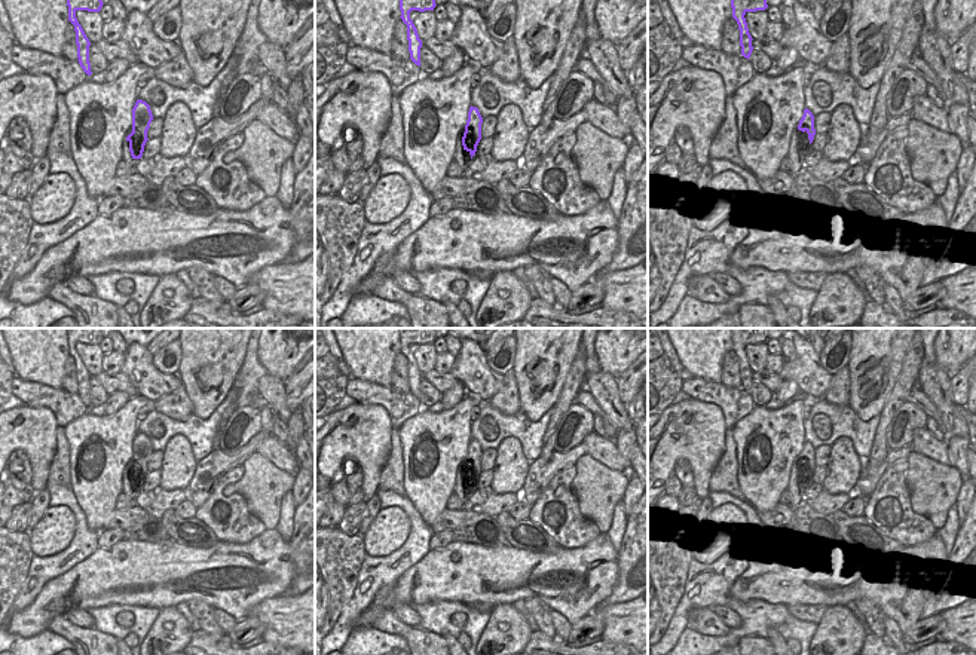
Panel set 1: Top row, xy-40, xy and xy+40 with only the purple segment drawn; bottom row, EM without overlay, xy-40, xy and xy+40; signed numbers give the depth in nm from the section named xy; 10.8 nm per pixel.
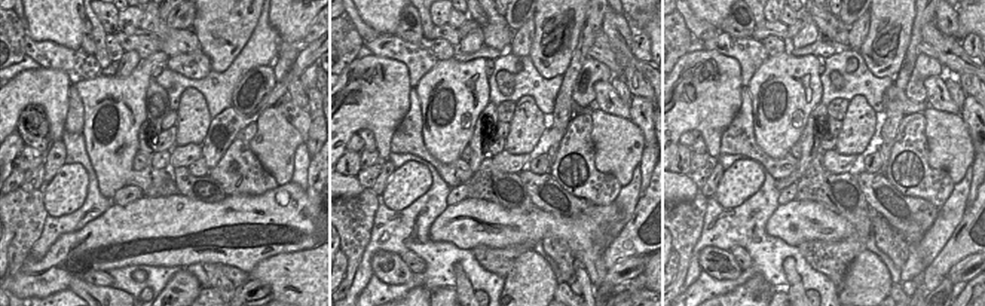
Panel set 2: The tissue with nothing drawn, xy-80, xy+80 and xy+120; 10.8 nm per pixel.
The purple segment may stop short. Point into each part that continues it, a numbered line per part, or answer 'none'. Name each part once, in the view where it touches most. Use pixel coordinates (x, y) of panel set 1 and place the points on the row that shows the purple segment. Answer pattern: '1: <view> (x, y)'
1: xy-40 (127, 156)

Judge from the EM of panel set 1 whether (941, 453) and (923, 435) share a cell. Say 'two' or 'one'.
one

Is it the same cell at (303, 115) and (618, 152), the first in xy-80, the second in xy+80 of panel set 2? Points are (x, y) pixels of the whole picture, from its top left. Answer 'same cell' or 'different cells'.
different cells

